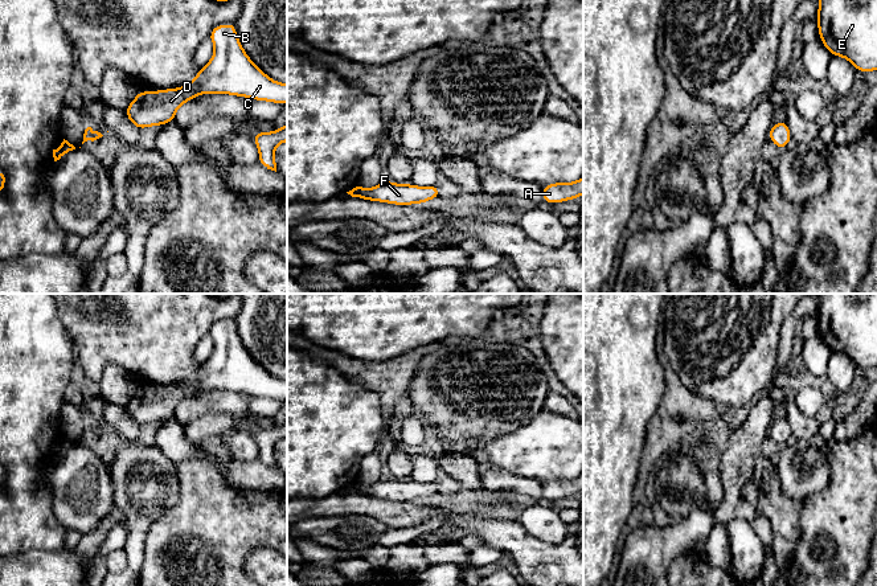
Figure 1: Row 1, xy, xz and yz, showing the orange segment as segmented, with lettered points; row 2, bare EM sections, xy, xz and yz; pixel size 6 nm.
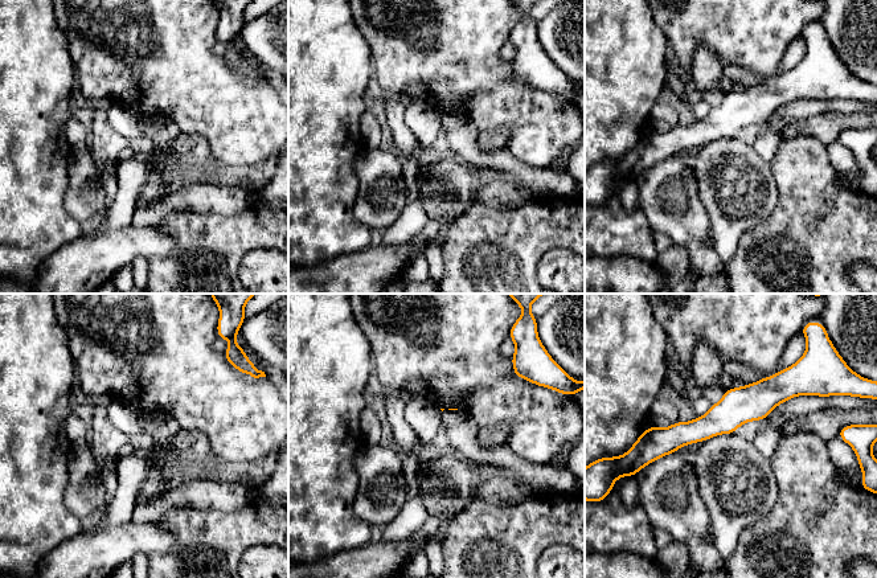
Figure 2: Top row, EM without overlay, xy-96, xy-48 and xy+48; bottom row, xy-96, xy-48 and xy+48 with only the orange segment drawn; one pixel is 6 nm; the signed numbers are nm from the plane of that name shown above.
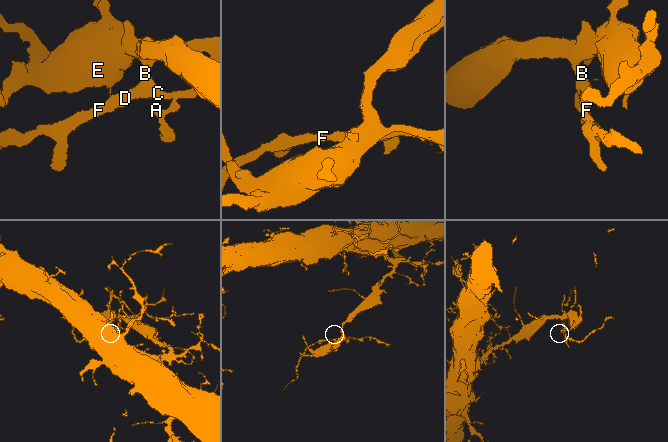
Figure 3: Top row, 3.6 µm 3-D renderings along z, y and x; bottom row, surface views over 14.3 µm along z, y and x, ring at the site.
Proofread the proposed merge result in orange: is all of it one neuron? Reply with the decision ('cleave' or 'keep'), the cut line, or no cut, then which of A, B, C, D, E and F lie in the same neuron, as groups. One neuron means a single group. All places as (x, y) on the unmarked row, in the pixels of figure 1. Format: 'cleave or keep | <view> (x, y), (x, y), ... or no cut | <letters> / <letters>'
keep | no cut | A B C D E F

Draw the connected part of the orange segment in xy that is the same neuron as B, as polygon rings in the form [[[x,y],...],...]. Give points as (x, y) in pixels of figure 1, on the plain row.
[[[233,319],[217,321],[209,331],[214,341],[210,357],[184,384],[139,388],[126,405],[139,426],[175,417],[176,407],[200,390],[228,390],[255,397],[287,399],[287,380],[271,376],[246,351]]]

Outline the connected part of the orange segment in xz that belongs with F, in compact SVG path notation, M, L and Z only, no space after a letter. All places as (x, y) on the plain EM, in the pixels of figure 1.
M384 476L374 484L356 483L347 489L352 493L394 501L425 500L426 497L440 493L437 481L418 483L413 480L397 480L388 476Z

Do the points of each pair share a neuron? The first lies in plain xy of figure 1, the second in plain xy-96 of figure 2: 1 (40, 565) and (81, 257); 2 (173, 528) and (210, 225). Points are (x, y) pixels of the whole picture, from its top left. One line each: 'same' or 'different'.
1: same
2: same

